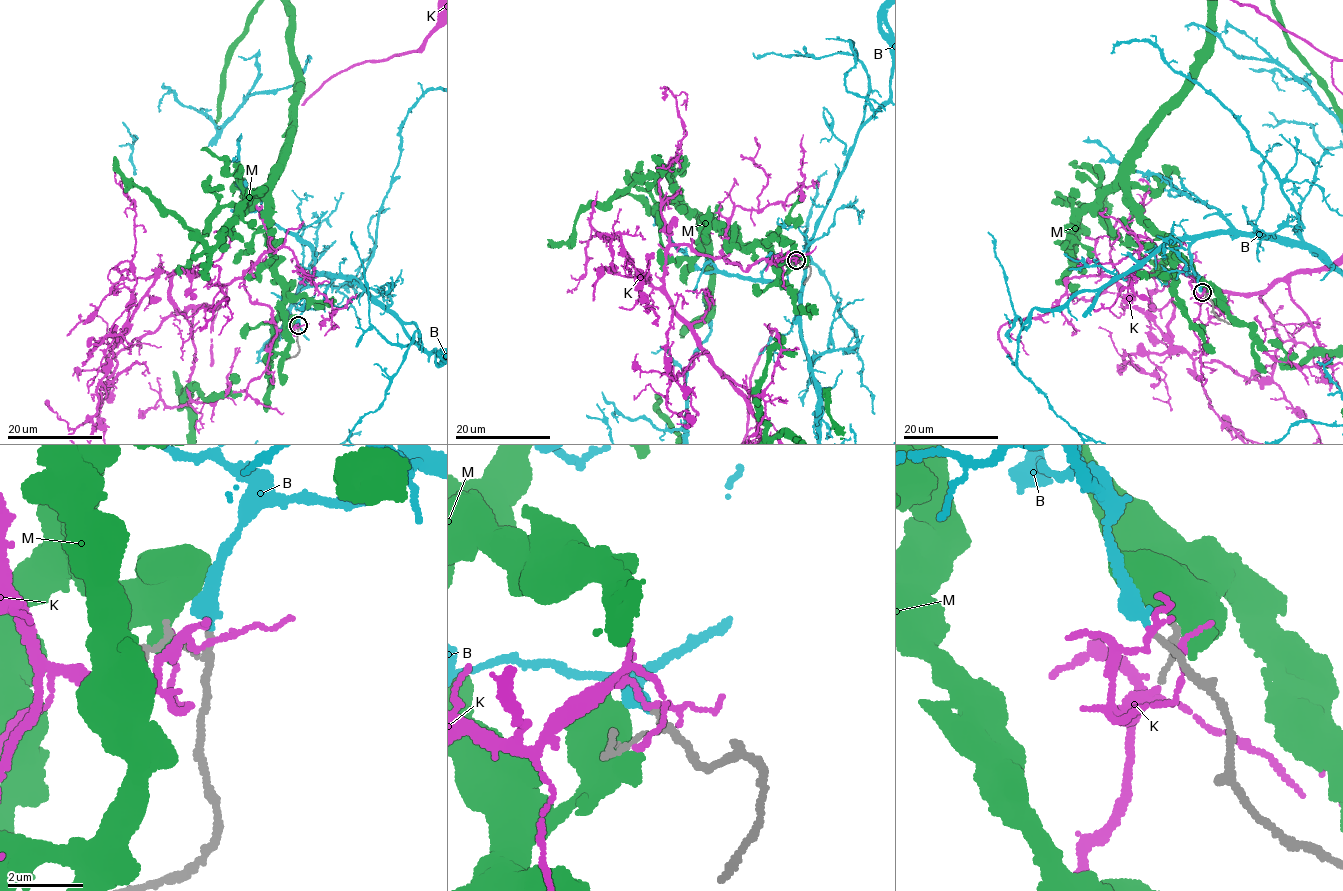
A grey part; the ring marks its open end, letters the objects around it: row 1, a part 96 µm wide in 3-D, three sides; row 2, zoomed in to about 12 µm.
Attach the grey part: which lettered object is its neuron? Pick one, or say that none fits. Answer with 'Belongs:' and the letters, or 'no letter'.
Belongs: B

